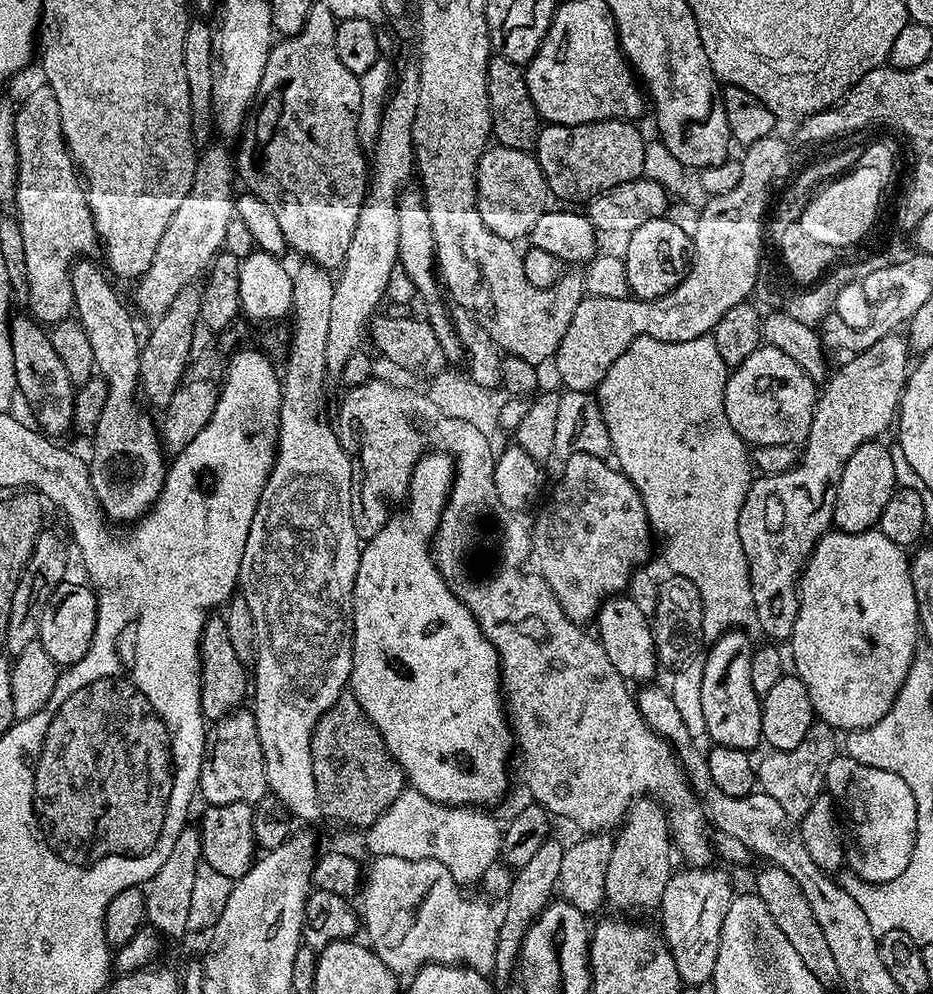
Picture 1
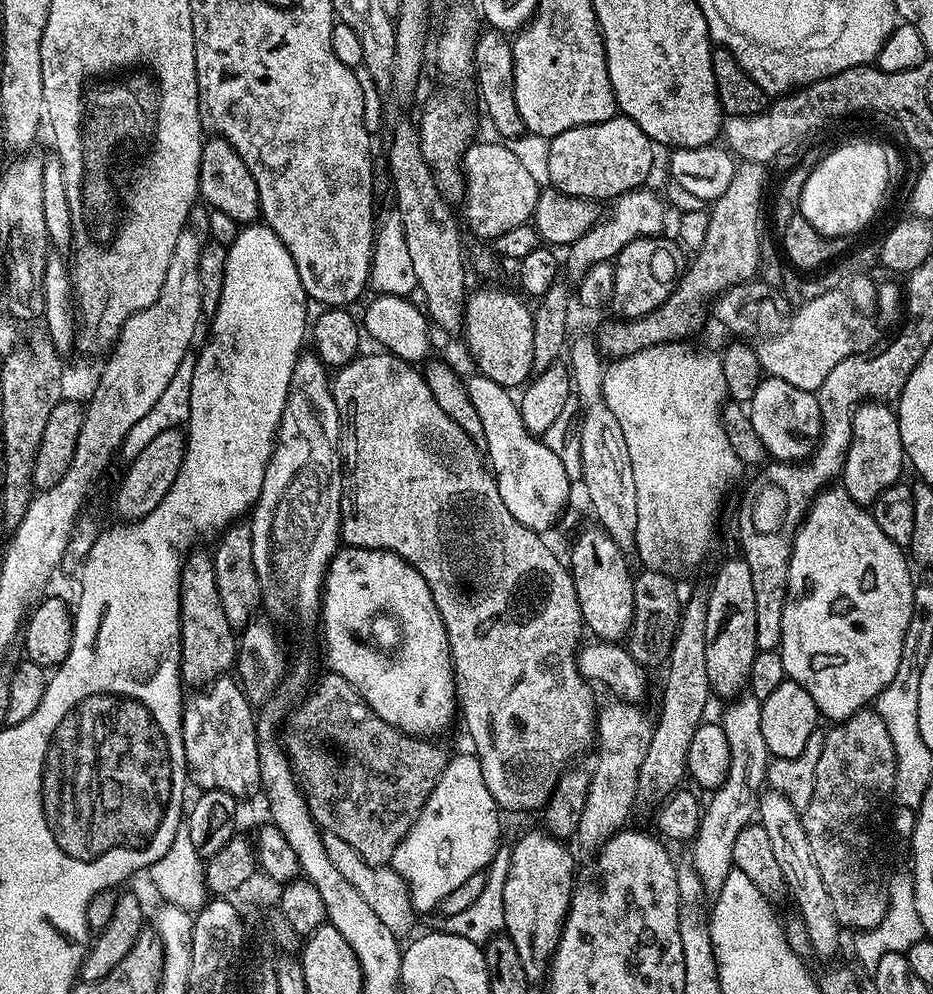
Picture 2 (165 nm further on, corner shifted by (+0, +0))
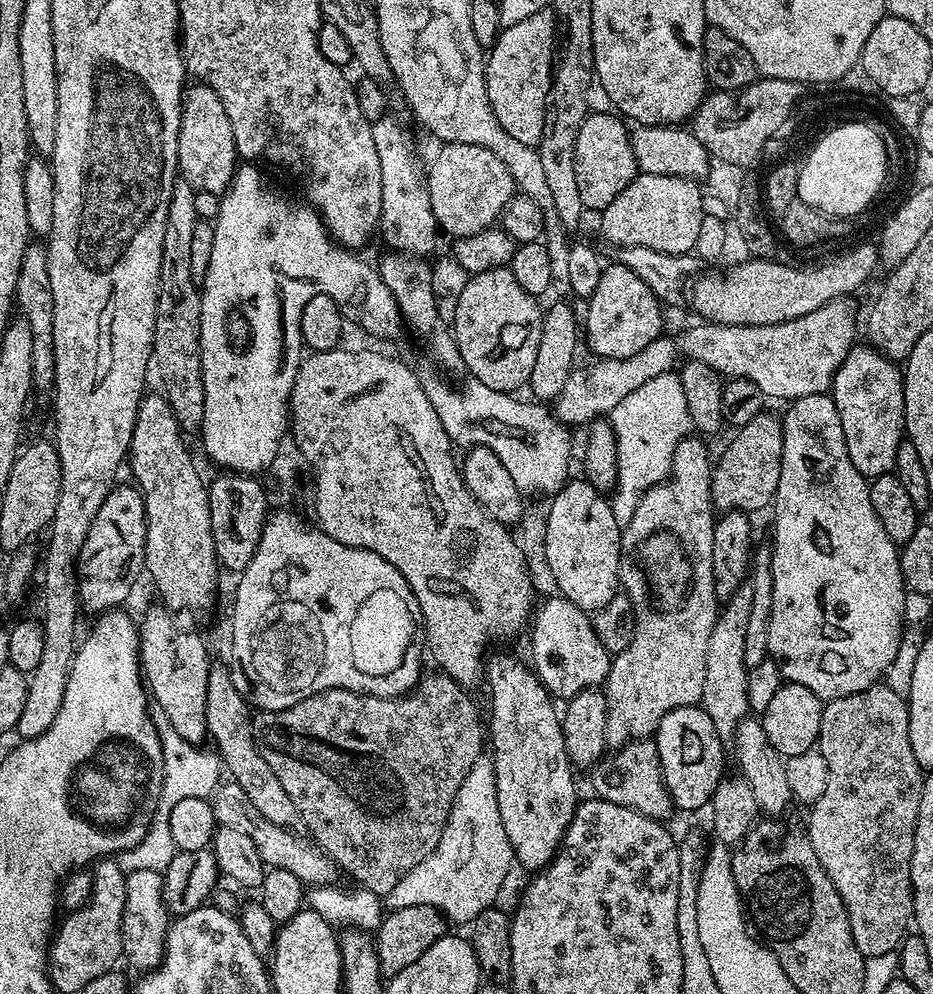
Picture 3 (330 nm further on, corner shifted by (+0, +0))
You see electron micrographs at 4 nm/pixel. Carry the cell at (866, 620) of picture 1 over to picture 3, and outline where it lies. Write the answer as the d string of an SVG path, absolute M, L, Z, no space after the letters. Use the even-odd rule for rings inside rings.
M810 394L787 405L788 413L782 416L784 441L782 442L781 477L774 501L776 508L776 529L772 532L770 547L772 550L772 577L774 578L774 598L768 623L768 656L775 662L781 677L789 684L806 686L822 702L846 698L850 694L858 694L871 684L877 683L887 673L890 662L894 662L894 654L898 654L900 639L904 633L904 579L900 569L898 546L886 534L882 522L878 522L878 514L874 514L874 506L870 506L869 481L850 462L846 442L842 434L842 418L838 418L838 406L834 406L831 395Z

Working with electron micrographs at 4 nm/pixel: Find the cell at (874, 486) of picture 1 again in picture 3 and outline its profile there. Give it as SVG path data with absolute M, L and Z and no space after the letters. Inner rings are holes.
M853 346L846 354L842 366L832 379L830 395L838 406L838 418L842 418L842 434L850 462L865 478L887 476L895 469L900 441L905 439L904 430L904 373L897 361L888 359L871 346Z

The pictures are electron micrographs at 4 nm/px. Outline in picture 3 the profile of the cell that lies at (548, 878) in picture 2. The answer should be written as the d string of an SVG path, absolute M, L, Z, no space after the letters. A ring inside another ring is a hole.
M500 652L497 656L489 655L486 660L486 684L488 680L488 692L492 695L492 724L490 720L490 755L492 765L496 771L496 789L498 790L498 814L502 814L502 826L506 829L506 838L510 838L512 855L515 863L524 868L529 868L529 873L535 874L548 867L556 858L556 851L560 849L566 830L576 813L578 797L576 797L576 780L572 777L574 765L566 754L566 742L564 741L564 725L561 713L555 708L550 699L549 692L544 688L535 671L527 663L523 664L516 656L511 656L508 652Z

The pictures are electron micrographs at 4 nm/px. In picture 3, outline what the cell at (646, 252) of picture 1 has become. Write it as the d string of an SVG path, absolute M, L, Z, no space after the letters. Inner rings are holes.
M612 262L602 270L602 278L598 278L598 287L594 294L587 297L588 313L582 316L582 336L588 340L588 348L593 357L609 360L610 358L630 358L630 354L638 354L645 346L650 346L665 331L664 316L660 313L662 301L658 299L626 266Z

